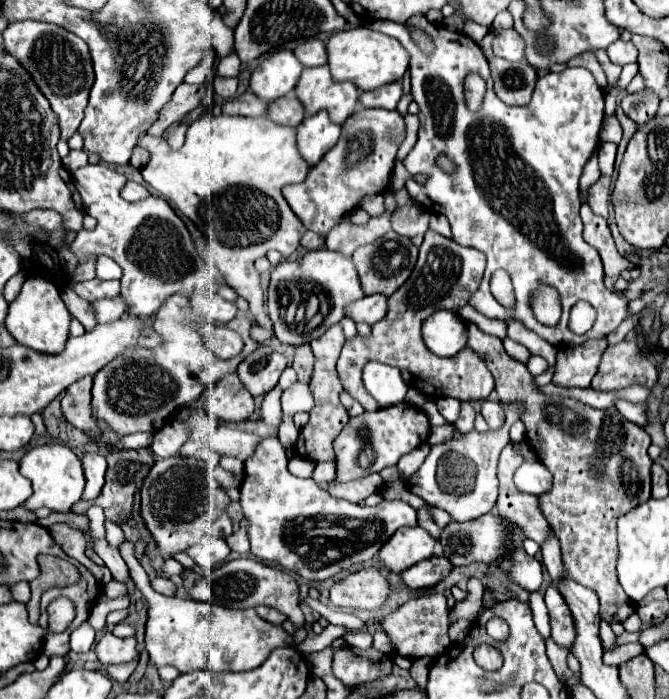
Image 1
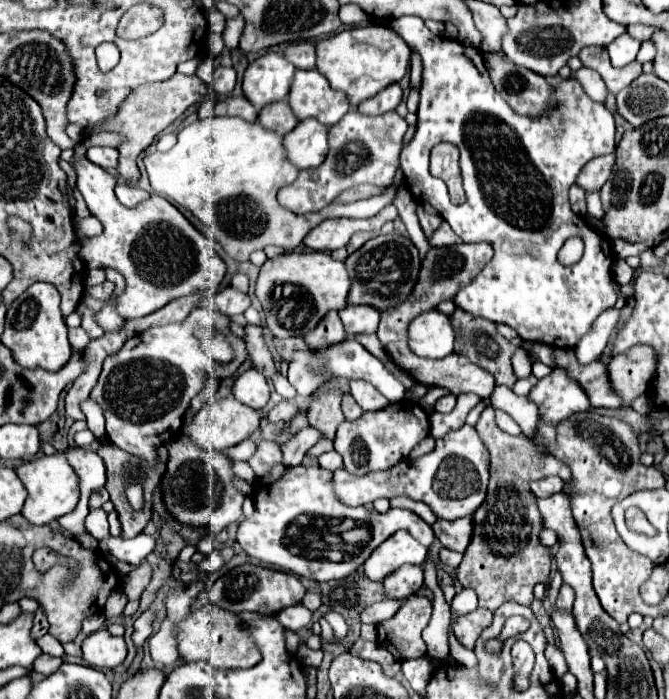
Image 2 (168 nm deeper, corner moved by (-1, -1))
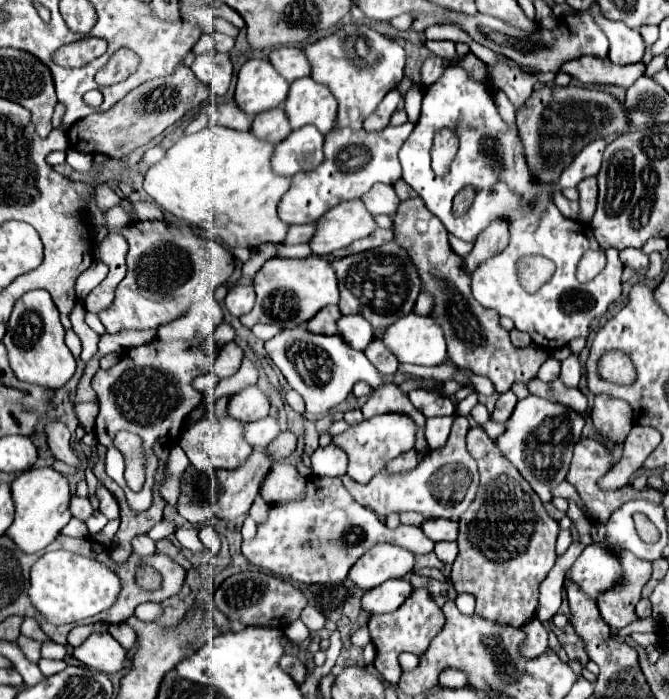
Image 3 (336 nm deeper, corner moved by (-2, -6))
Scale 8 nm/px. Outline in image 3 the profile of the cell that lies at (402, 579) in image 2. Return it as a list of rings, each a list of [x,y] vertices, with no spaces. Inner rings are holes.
[[[391,578],[363,596],[363,610],[369,614],[393,612],[411,596],[411,592],[413,586],[407,578]]]

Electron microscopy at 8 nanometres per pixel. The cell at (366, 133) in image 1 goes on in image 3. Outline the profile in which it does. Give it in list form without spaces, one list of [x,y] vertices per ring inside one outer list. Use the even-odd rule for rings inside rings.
[[[413,124],[387,126],[379,132],[335,128],[325,136],[325,160],[311,172],[299,172],[291,180],[291,188],[279,202],[279,218],[287,224],[309,224],[321,218],[327,210],[345,200],[361,198],[373,184],[395,184],[401,178],[401,164],[397,158],[399,148],[413,132]]]

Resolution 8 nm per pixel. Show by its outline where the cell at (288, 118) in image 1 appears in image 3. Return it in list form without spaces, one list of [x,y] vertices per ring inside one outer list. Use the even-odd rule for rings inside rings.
[[[273,108],[273,110],[261,112],[255,116],[251,132],[257,138],[263,138],[271,144],[279,144],[283,138],[289,136],[291,124],[289,124],[289,118],[283,108]]]

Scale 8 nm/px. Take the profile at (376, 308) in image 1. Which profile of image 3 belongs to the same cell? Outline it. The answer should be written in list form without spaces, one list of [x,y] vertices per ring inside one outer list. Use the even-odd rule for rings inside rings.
[[[361,314],[341,316],[337,322],[337,328],[339,328],[341,338],[349,346],[355,346],[357,350],[365,350],[367,344],[373,340],[373,328]]]

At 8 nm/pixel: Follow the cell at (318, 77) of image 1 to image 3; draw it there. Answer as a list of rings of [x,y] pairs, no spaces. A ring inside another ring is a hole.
[[[309,76],[291,84],[285,110],[293,130],[305,124],[313,124],[321,134],[327,134],[337,124],[335,96],[325,84],[319,84]]]

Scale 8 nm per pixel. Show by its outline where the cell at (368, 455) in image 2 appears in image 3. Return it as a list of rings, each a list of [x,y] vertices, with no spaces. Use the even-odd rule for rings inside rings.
[[[391,412],[391,414],[381,414],[381,416],[373,416],[369,420],[363,420],[357,426],[349,426],[343,434],[333,438],[333,444],[343,448],[349,456],[349,468],[347,474],[359,482],[359,484],[367,484],[379,470],[385,468],[385,464],[397,456],[401,456],[403,452],[409,452],[415,448],[415,438],[417,438],[417,424],[407,416],[407,414],[399,414],[399,412]]]

